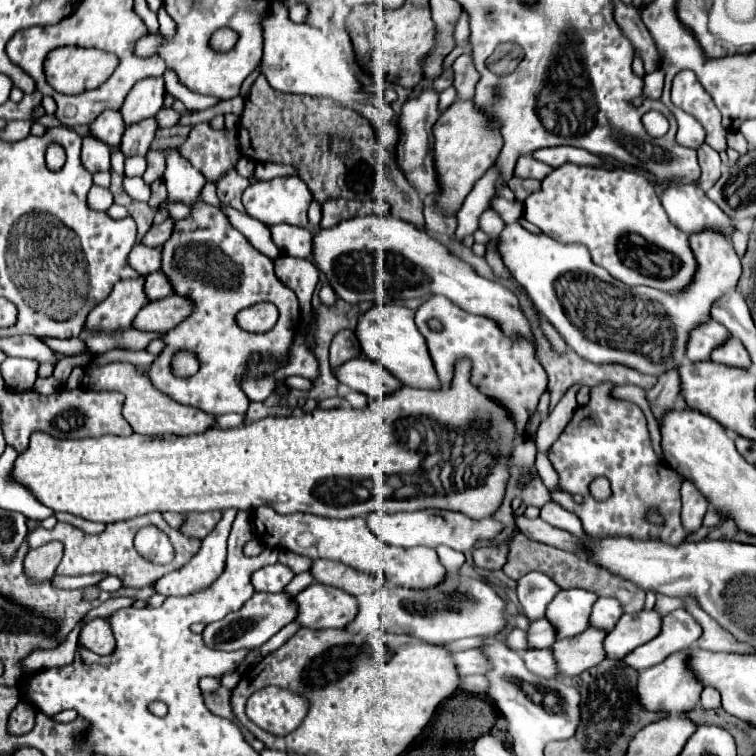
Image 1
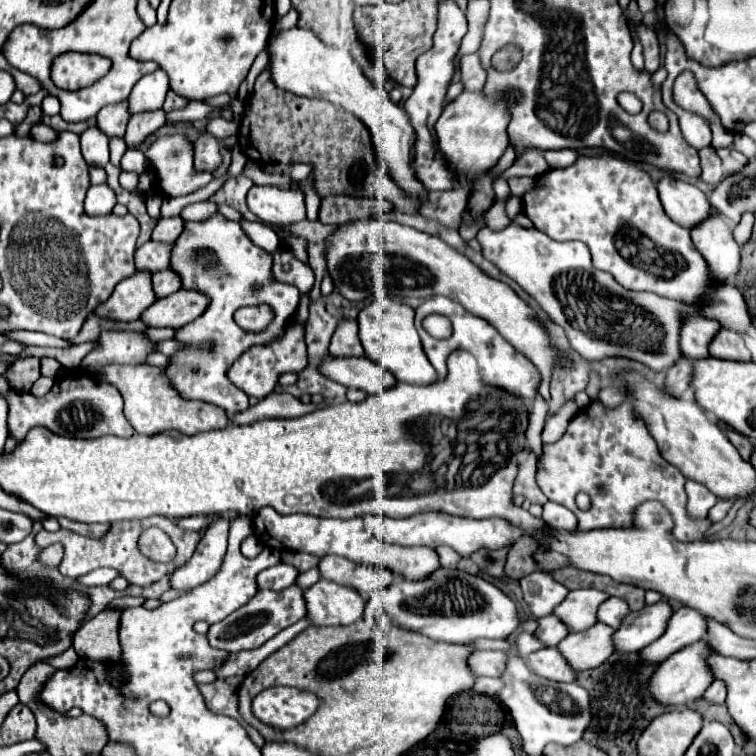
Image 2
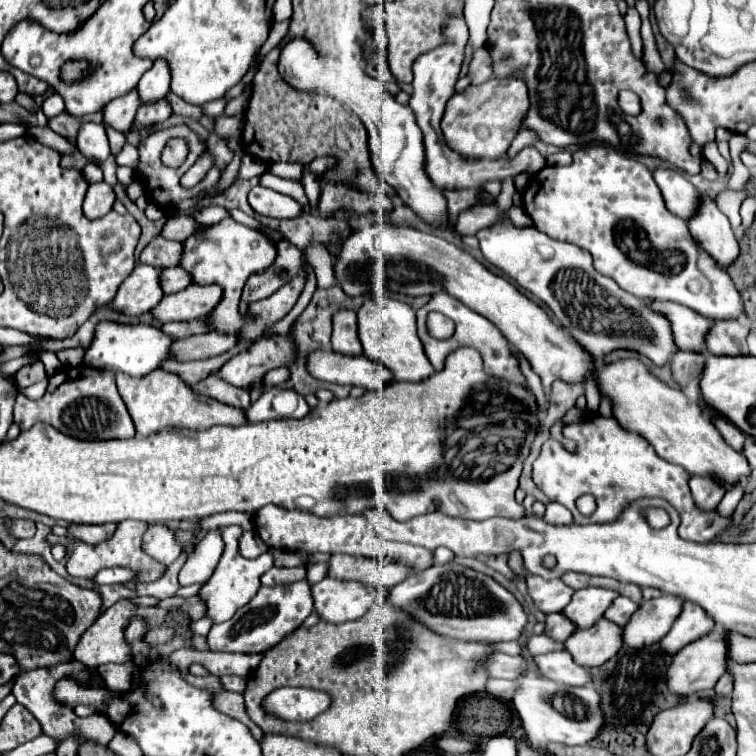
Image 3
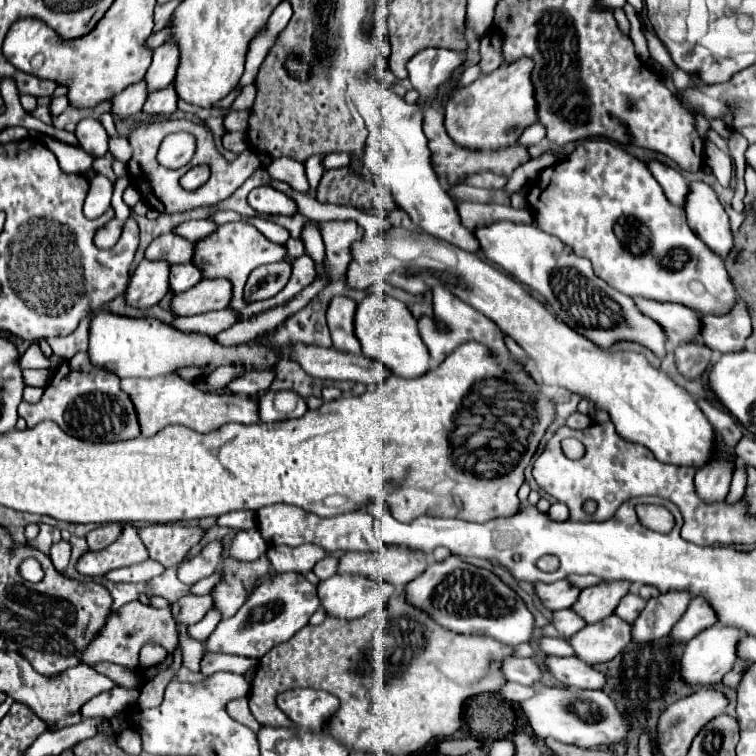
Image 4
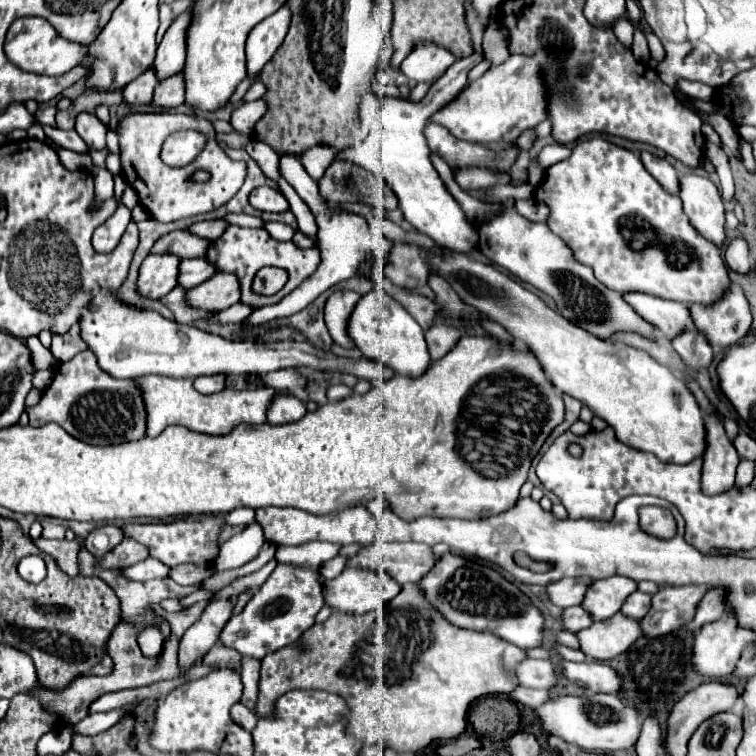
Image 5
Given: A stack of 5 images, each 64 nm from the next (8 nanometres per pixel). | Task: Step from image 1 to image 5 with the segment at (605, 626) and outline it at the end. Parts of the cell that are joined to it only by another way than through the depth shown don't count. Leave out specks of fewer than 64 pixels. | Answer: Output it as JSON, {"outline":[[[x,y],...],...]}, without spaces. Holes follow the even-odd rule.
{"outline":[[[634,592],[634,594],[630,594],[628,598],[626,598],[626,602],[622,604],[622,608],[620,608],[620,612],[624,614],[624,616],[630,616],[630,618],[634,618],[634,620],[640,620],[646,612],[648,612],[648,608],[650,608],[650,594],[642,594],[642,592]]]}

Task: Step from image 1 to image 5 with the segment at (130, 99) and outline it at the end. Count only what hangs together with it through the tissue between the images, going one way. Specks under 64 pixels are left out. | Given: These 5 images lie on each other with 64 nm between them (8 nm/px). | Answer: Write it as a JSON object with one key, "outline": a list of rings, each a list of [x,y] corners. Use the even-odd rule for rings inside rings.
{"outline":[[[186,10],[172,22],[162,42],[158,44],[156,60],[154,60],[154,72],[158,76],[158,82],[166,80],[166,76],[174,76],[174,72],[180,72],[184,68],[188,22],[190,22],[190,10]]]}

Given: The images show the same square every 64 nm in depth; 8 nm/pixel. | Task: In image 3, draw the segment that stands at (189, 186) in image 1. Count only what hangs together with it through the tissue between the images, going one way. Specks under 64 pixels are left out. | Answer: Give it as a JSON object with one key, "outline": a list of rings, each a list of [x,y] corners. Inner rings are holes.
{"outline":[[[174,126],[174,128],[160,130],[160,132],[154,132],[152,136],[148,136],[148,138],[140,144],[140,148],[138,148],[138,152],[140,152],[140,164],[138,164],[138,168],[136,168],[136,176],[144,182],[146,190],[150,192],[150,194],[146,194],[148,200],[154,202],[154,204],[160,206],[160,208],[168,208],[168,206],[172,206],[174,202],[178,202],[178,200],[182,200],[182,198],[192,198],[192,196],[200,194],[202,190],[212,188],[212,186],[218,182],[218,178],[220,178],[220,170],[218,170],[216,166],[210,168],[210,170],[208,170],[208,178],[204,178],[204,180],[202,180],[200,184],[196,184],[194,188],[184,188],[184,186],[180,184],[180,178],[182,178],[182,176],[188,172],[188,168],[198,160],[198,156],[202,154],[202,150],[204,150],[204,142],[202,142],[190,128],[186,128],[186,126]],[[172,138],[184,138],[186,144],[188,144],[188,156],[186,156],[186,160],[184,160],[178,168],[170,168],[170,166],[162,164],[162,158],[160,158],[162,148],[166,148],[166,140],[172,140]]]}

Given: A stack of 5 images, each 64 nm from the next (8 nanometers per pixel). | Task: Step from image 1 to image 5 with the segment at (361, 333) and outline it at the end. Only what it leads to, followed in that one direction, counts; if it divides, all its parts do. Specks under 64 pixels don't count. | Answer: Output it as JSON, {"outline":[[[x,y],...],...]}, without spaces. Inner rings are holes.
{"outline":[[[376,288],[368,294],[364,294],[352,316],[350,316],[350,338],[358,346],[358,350],[372,360],[378,360],[380,364],[386,364],[396,374],[418,378],[426,368],[430,366],[430,354],[424,340],[424,330],[416,324],[416,320],[400,306],[398,300],[394,300],[384,290]]]}

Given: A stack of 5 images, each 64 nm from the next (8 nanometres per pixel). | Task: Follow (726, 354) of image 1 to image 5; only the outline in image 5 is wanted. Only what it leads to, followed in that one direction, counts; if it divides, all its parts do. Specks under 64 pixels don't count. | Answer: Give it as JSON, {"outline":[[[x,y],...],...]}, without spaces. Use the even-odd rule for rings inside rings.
{"outline":[[[730,286],[722,300],[712,306],[690,306],[692,320],[700,332],[706,332],[706,340],[714,348],[728,350],[734,344],[740,344],[748,334],[752,316],[748,310],[748,300],[740,288]]]}

